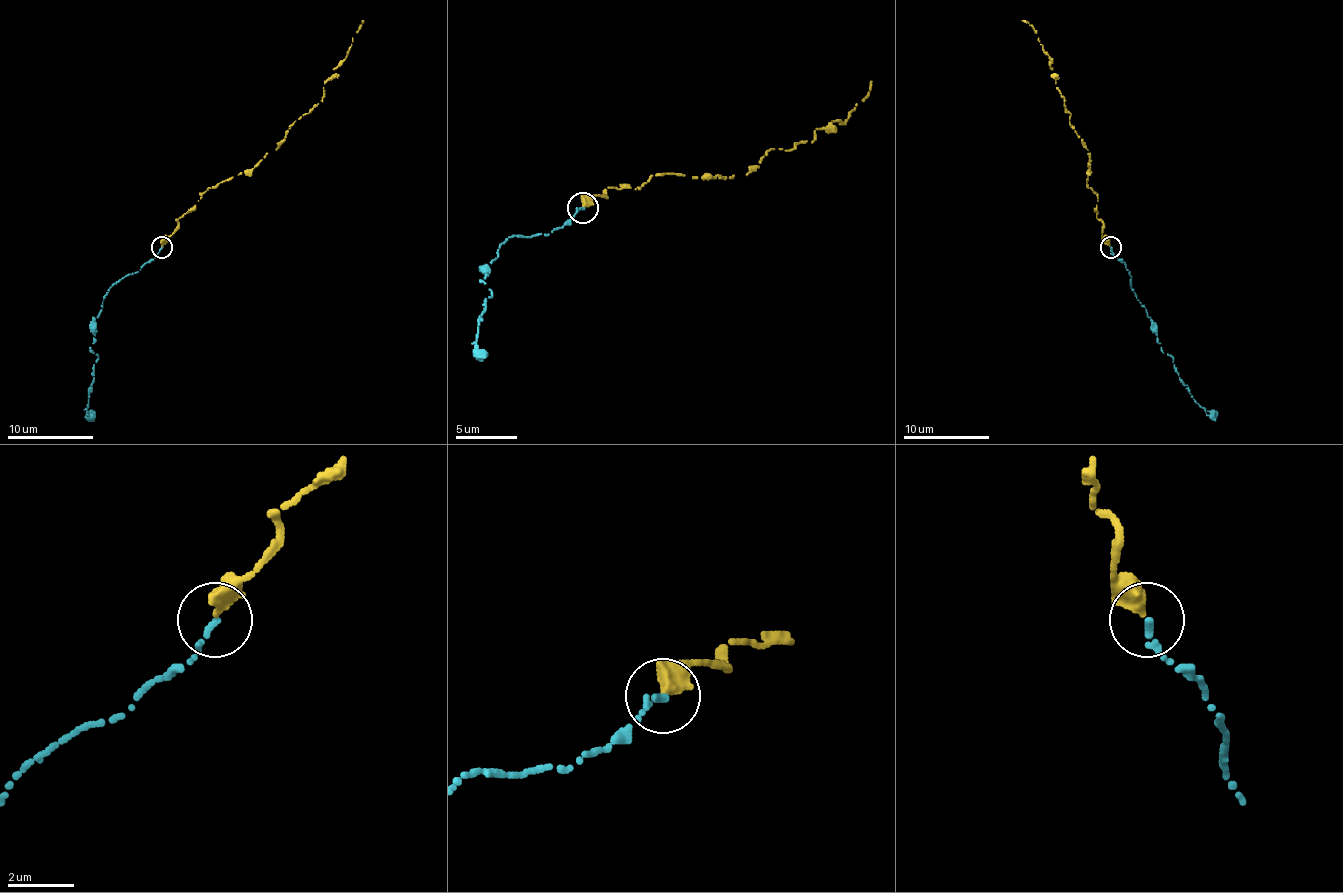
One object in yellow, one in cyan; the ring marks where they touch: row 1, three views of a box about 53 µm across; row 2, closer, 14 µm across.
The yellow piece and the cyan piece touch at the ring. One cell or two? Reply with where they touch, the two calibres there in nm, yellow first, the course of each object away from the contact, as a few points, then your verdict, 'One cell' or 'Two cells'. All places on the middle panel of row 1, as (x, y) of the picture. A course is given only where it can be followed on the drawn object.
Place: (583, 207). Thickness 440 nm (yellow) against 200 nm. Course of yellow: (583, 207), (655, 176), (747, 176), (772, 148), (846, 120), (871, 80). Course of cyan: (583, 207), (549, 234), (516, 234), (500, 244), (482, 281), (491, 296), (485, 299), (475, 349), (485, 358). One cell

